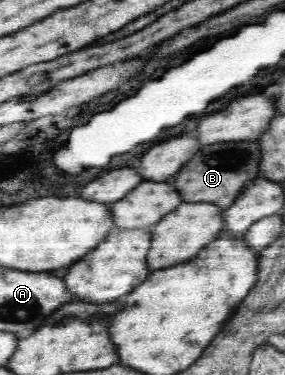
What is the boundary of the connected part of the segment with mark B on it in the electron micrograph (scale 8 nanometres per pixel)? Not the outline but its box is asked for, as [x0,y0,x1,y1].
[171,140,256,209]

